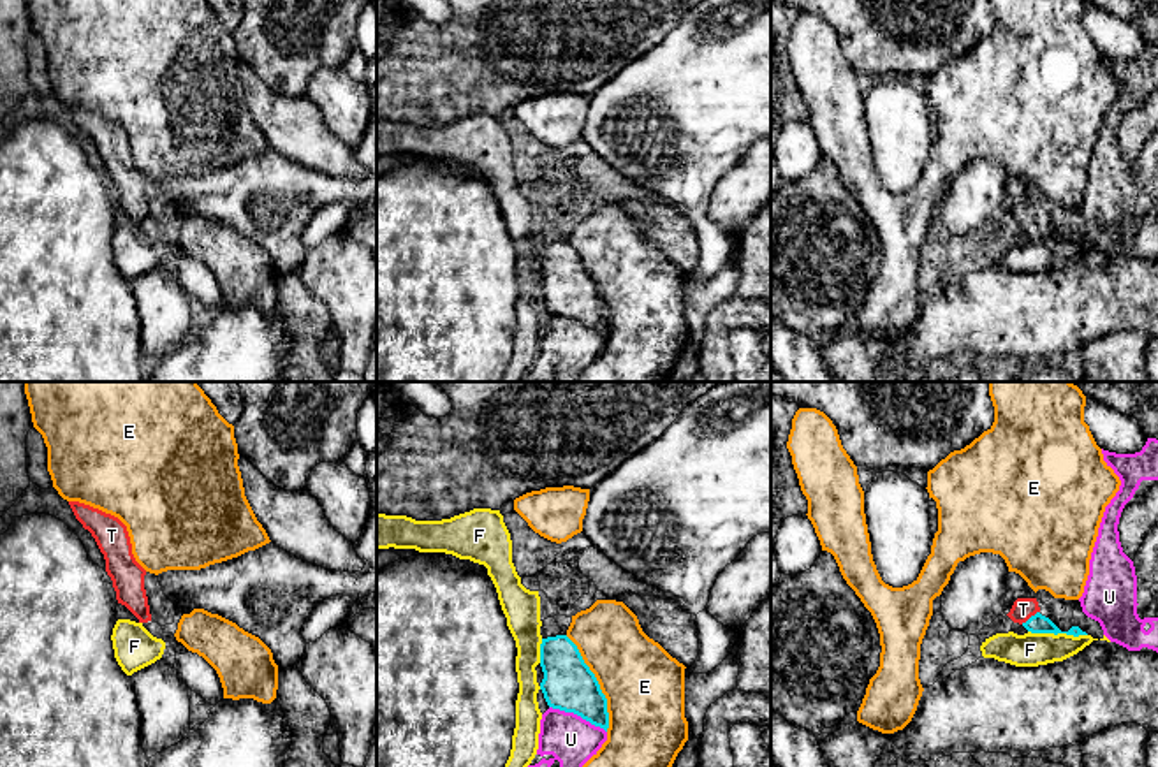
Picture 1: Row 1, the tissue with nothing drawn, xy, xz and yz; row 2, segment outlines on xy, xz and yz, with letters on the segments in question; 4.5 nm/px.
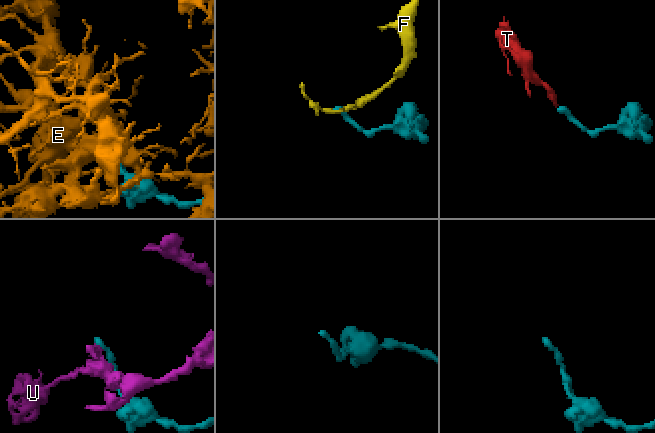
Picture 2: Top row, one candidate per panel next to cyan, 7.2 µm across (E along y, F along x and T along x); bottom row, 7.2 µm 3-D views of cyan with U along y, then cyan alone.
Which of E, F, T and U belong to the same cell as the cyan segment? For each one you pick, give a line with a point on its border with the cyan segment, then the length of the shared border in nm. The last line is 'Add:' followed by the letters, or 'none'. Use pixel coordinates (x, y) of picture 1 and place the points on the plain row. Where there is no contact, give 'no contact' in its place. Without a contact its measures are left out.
T: contact yz (1032, 222); length 110 nm
Add: T

